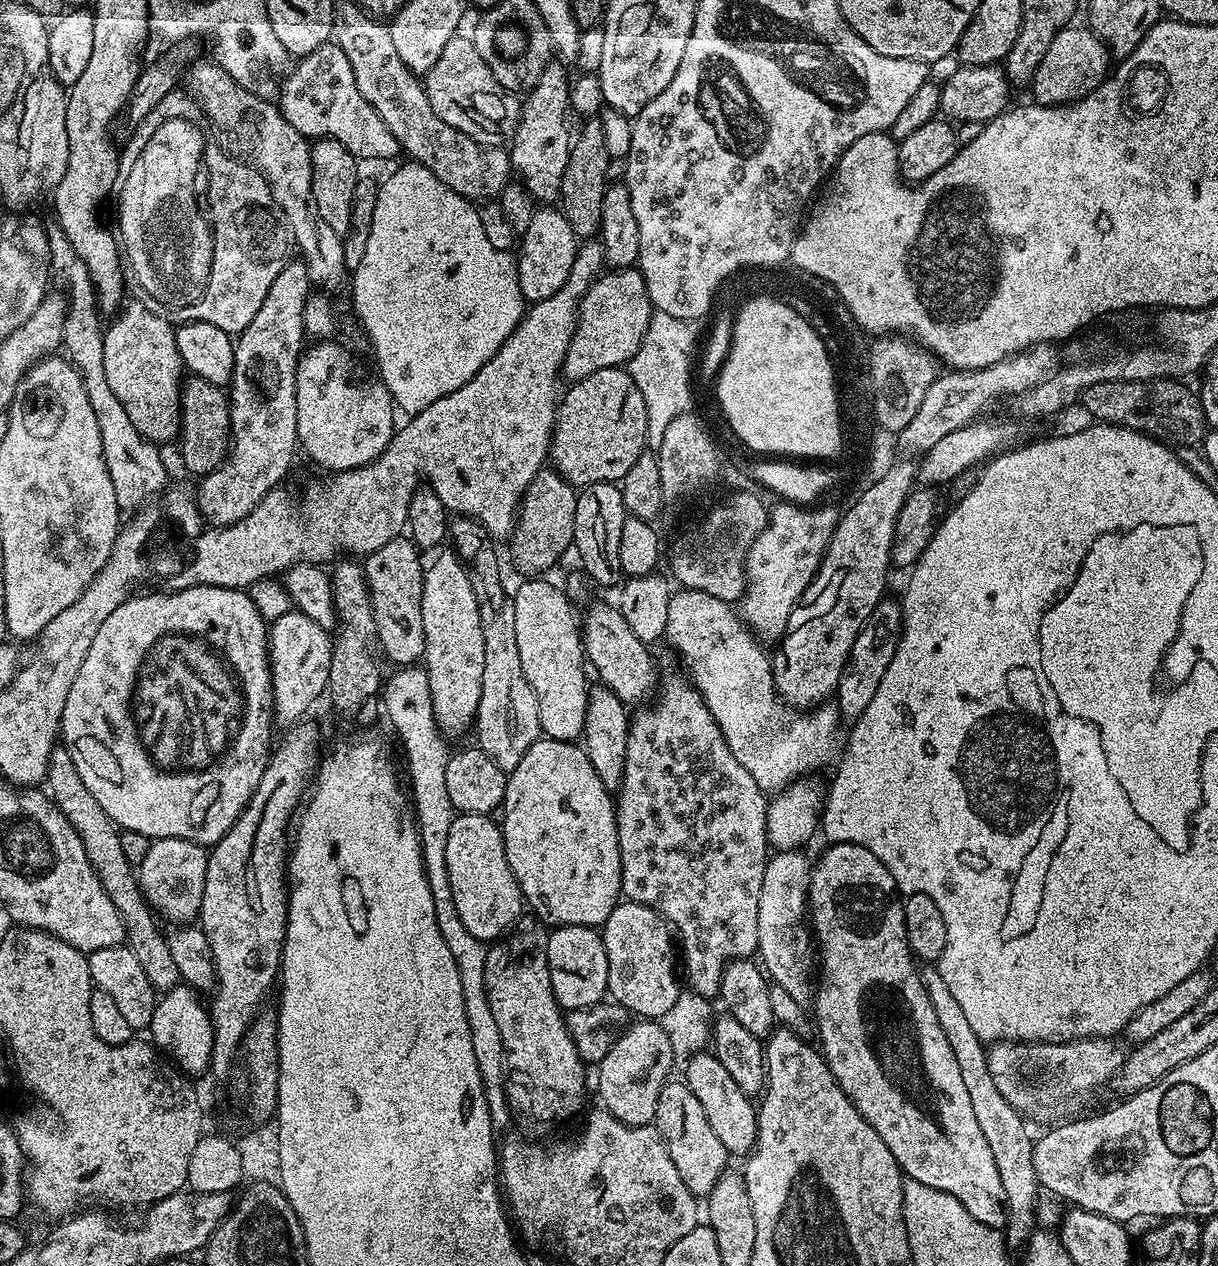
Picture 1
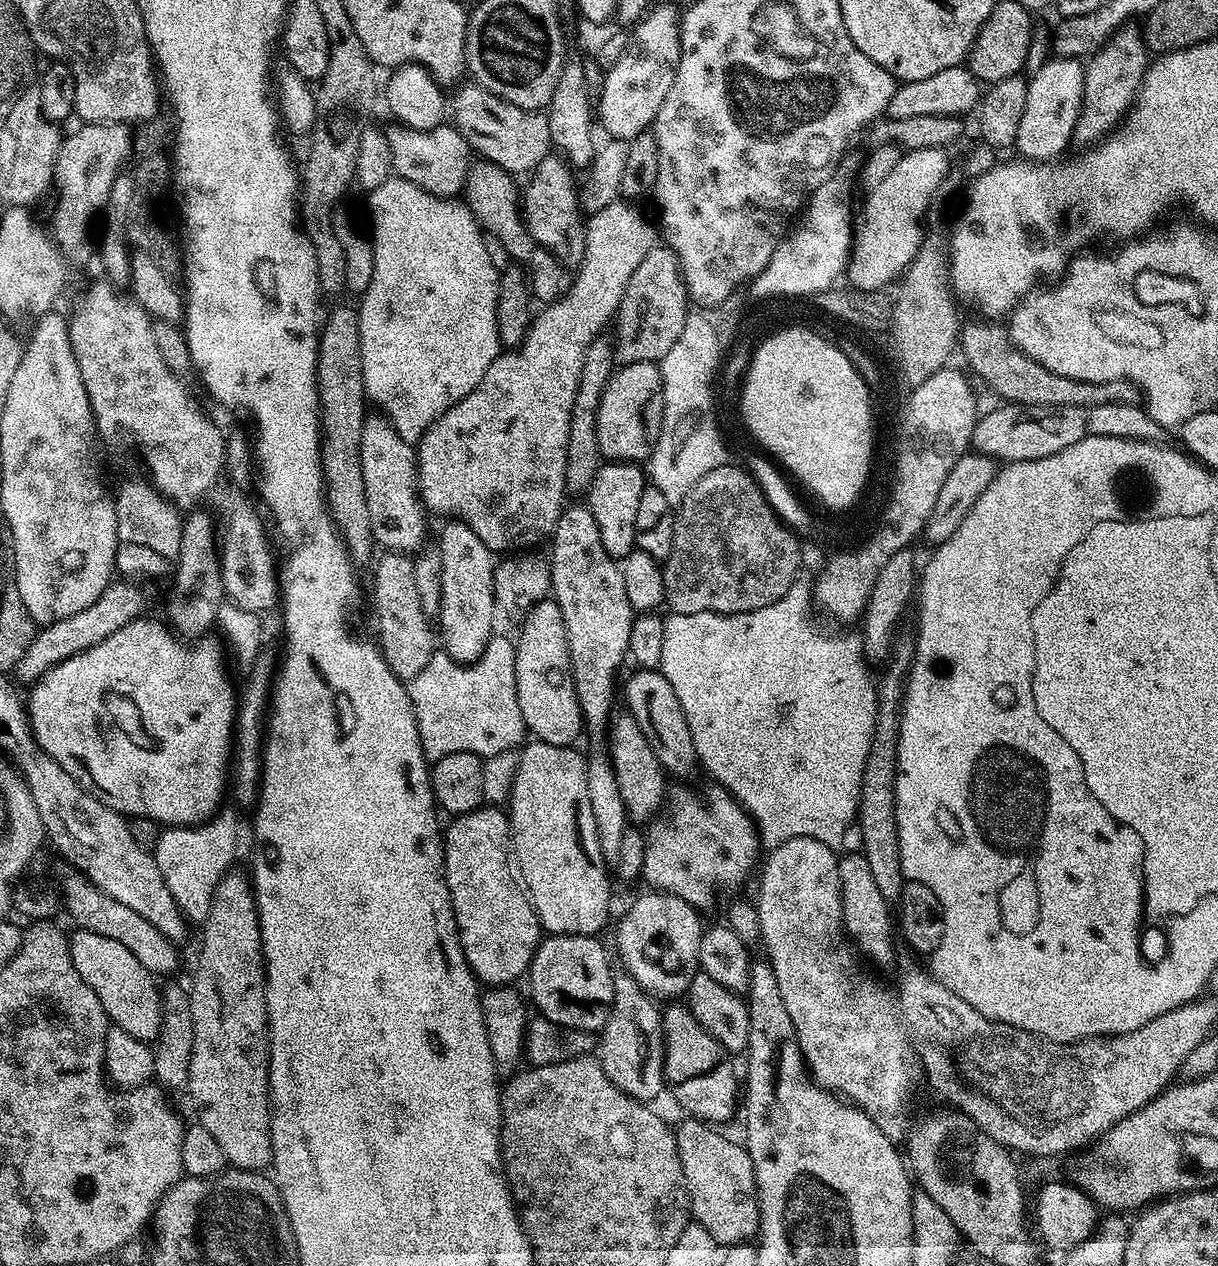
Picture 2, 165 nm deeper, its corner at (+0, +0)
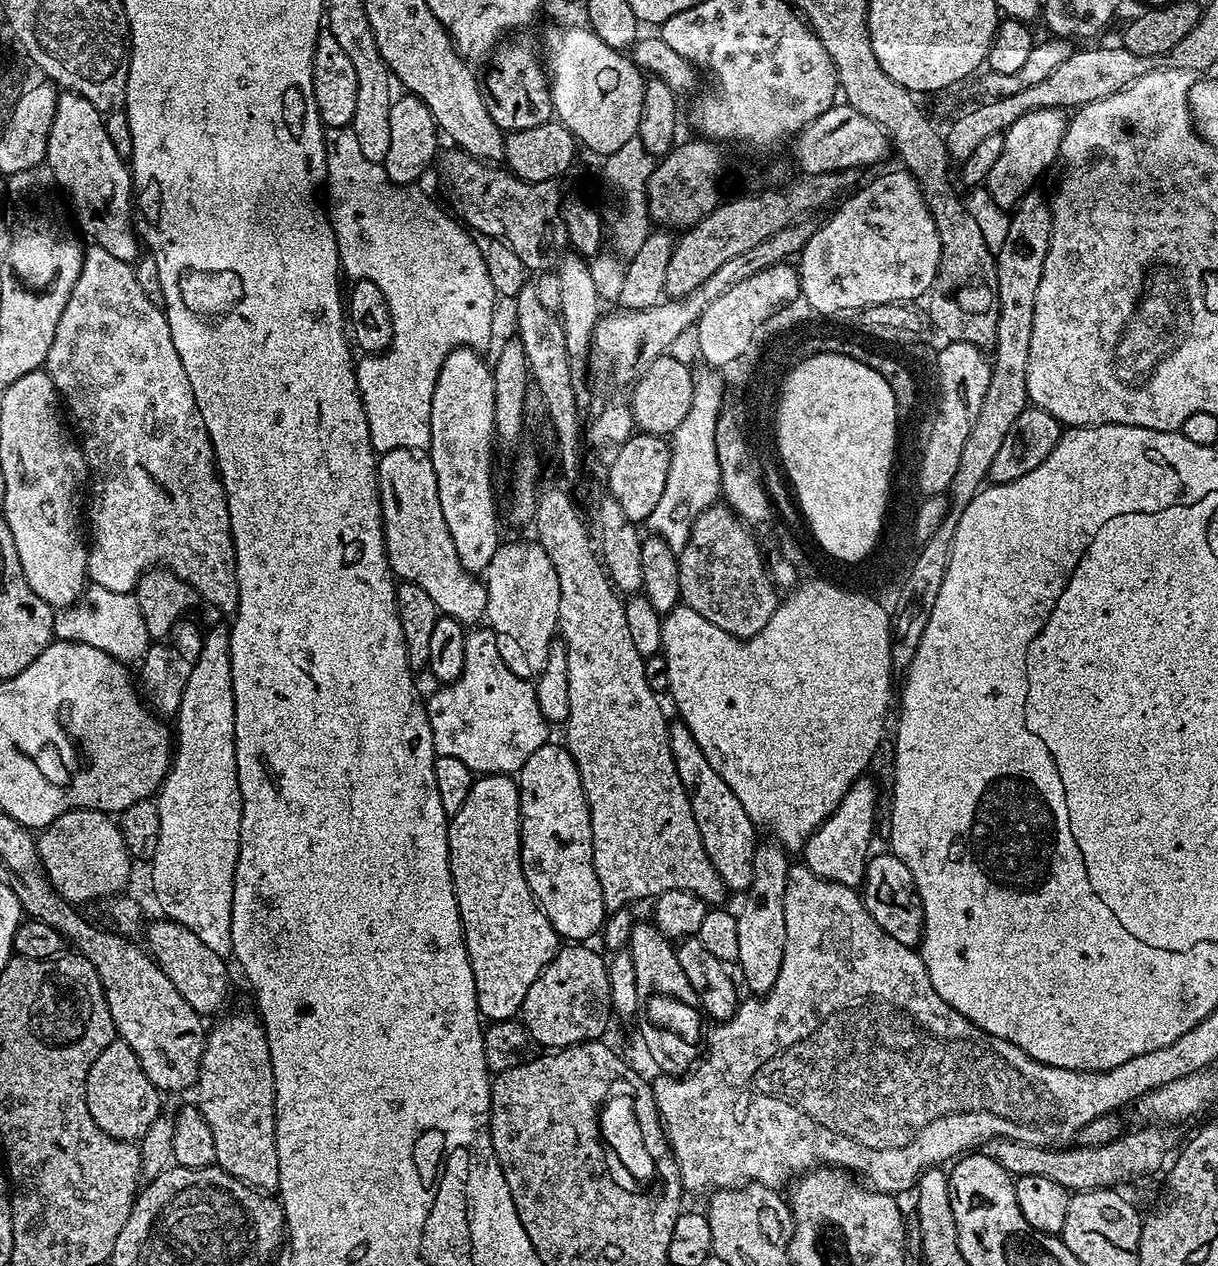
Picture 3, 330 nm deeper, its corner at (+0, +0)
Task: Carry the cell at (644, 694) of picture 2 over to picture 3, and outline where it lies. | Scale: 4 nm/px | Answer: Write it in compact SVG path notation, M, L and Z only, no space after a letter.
M676 718L668 725L670 734L670 750L674 754L674 766L678 770L678 778L682 778L682 786L686 790L686 798L690 798L690 806L694 810L694 822L698 822L698 834L702 834L702 846L706 846L706 854L710 862L714 862L714 870L722 878L725 889L729 893L747 892L754 878L752 863L758 843L758 829L752 823L750 814L746 814L742 802L734 795L734 790L718 778L718 773L706 762L706 754L702 754L702 746L694 742L694 734L685 726L684 721Z

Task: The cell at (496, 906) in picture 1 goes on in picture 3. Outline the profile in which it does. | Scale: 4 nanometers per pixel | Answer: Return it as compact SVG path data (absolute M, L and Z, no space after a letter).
M484 774L473 779L470 794L466 794L466 802L462 802L462 810L448 821L448 857L464 927L464 945L474 970L474 990L480 1015L488 1022L513 1019L526 998L526 990L534 986L543 968L555 958L562 941L532 897L524 877L520 861L520 789L511 775Z

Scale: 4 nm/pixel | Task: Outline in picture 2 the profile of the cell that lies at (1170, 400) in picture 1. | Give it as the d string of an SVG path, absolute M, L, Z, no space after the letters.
M976 318L973 324L965 323L960 329L958 348L964 351L964 360L972 367L971 375L981 376L1004 402L1030 406L1106 406L1106 402L1134 404L1142 396L1140 389L1129 380L1115 380L1109 384L1082 382L1046 370L1046 366L1034 362L1013 345L1005 325L1000 322Z

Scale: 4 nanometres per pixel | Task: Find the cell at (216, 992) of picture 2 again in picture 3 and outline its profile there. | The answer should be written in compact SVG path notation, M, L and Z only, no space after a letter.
M255 1015L223 1016L207 1029L195 1099L214 1134L218 1167L251 1188L272 1194L278 1189L278 1150L273 1129L264 1125L270 1120L270 1092L265 1087L270 1076L268 1039Z

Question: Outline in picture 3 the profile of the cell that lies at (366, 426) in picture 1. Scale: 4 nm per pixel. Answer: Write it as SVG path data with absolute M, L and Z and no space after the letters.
M405 448L402 450L390 450L379 457L376 466L376 477L378 478L378 486L380 487L380 509L382 510L382 518L384 519L384 545L388 551L388 565L392 568L393 577L399 578L406 584L422 586L422 590L426 590L426 594L430 594L437 613L454 618L457 622L465 626L479 625L485 619L487 590L485 585L473 573L466 571L462 566L462 562L458 562L458 554L454 551L454 542L450 538L450 530L446 527L446 518L442 515L442 506L438 503L438 478L434 478L432 459L427 454L411 452Z

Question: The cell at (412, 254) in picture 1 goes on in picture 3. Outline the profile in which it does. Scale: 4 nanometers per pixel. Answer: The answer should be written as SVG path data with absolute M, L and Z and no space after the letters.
M329 127L324 129L324 145L326 146L326 170L328 178L326 181L326 215L332 223L334 238L338 242L338 254L340 255L340 267L345 277L352 276L353 281L369 280L382 290L382 298L386 298L386 306L390 306L394 334L392 335L392 346L386 352L379 354L368 354L363 357L364 361L356 364L356 381L360 397L366 410L366 422L370 428L370 442L372 449L378 454L390 450L410 450L411 452L423 453L430 446L430 402L434 398L434 386L438 374L442 370L442 362L456 348L475 348L484 350L484 347L492 340L492 315L496 312L498 297L493 284L490 283L490 274L486 274L486 262L484 261L484 249L478 243L475 244L473 233L455 215L443 212L420 186L411 184L393 184L391 178L386 174L383 163L375 164L362 154L351 128L348 132L331 132Z

